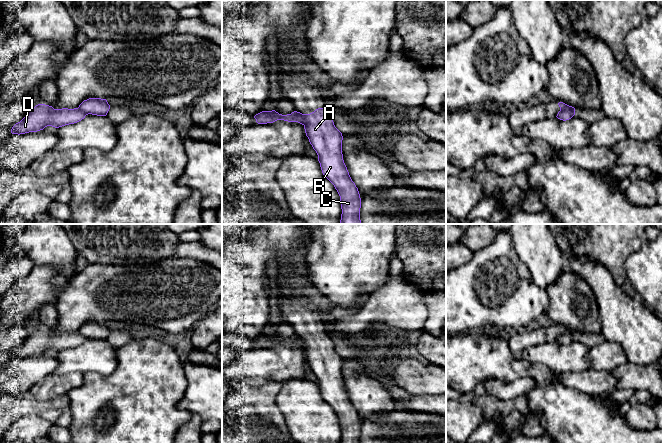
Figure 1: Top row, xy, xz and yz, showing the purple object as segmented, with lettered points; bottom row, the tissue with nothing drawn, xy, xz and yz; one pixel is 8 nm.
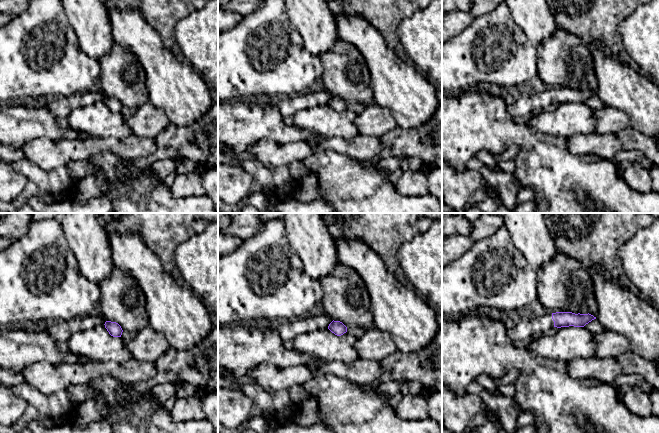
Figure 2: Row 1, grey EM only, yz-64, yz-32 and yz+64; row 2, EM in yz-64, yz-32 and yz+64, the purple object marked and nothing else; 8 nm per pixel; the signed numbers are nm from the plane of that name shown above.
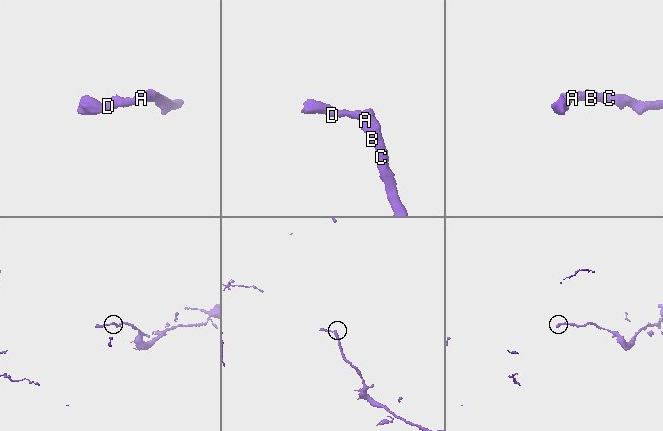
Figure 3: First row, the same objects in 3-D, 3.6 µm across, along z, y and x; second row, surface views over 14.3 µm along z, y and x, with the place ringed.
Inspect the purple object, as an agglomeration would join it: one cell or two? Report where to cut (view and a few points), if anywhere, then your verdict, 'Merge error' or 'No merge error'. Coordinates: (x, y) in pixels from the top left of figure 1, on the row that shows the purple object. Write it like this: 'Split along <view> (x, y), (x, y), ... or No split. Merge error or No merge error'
Split along yz (560, 109), (571, 109), (574, 112). Merge error

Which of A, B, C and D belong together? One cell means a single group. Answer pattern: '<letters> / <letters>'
A B C / D

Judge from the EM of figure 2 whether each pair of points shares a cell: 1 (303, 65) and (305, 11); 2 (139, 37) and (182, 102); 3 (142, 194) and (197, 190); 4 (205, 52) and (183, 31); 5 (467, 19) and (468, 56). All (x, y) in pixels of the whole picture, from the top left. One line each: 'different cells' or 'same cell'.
1: different cells
2: same cell
3: different cells
4: same cell
5: different cells

